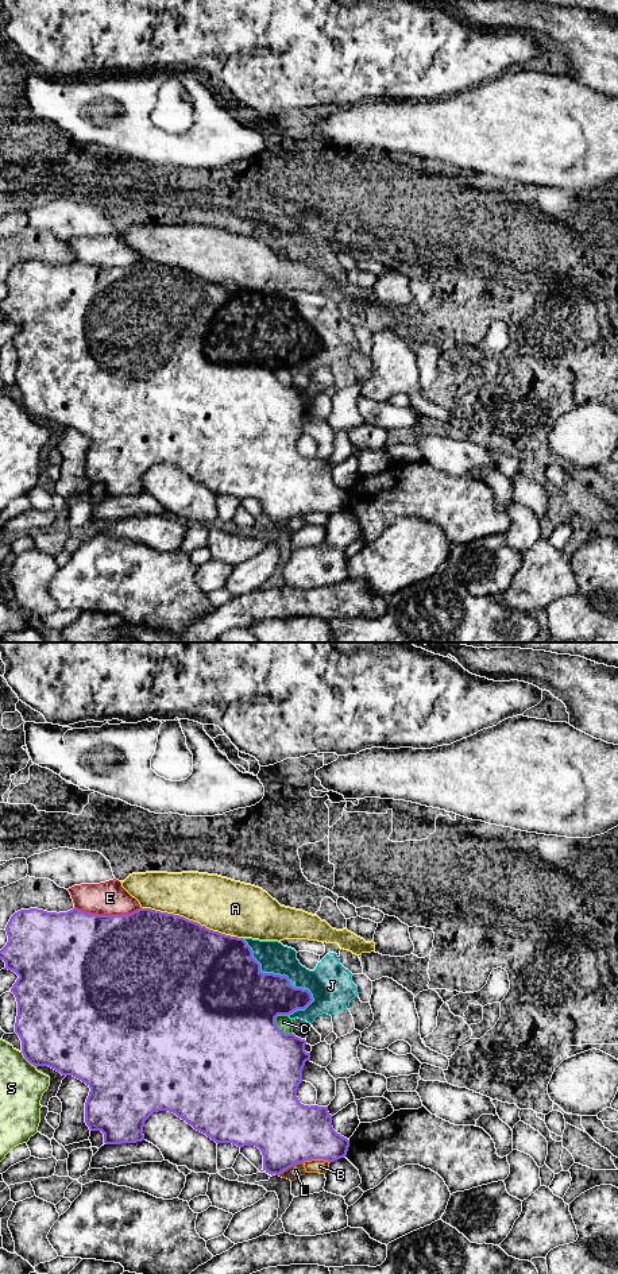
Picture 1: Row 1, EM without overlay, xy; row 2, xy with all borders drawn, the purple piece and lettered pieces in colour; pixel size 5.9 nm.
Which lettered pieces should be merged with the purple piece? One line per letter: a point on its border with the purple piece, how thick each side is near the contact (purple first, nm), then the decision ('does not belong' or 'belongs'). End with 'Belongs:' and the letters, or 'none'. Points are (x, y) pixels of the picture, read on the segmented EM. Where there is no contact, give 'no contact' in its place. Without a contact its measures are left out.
A: meets purple in xy at (192, 921); 500 nm thick on the purple side, 320 nm on the other; does not belong
B: meets purple in xy at (316, 1158); 380 nm thick on the purple side, 80 nm on the other; does not belong
C: meets purple in xy at (277, 1027); 500 nm thick on the purple side, 90 nm on the other; does not belong
E: meets purple in xy at (108, 915); 500 nm thick on the purple side, 200 nm on the other; does not belong
J: meets purple in xy at (273, 973); 440 nm thick on the purple side, 180 nm on the other; does not belong
L: meets purple in xy at (290, 1166); 380 nm thick on the purple side, 80 nm on the other; does not belong
S: meets purple in xy at (27, 1060); 440 nm thick on the purple side, 260 nm on the other; does not belong
Belongs: none

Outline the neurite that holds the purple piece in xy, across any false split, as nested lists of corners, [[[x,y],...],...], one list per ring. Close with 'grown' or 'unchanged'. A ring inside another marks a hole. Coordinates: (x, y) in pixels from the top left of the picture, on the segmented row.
[[[38,908],[15,912],[5,927],[8,942],[0,950],[0,960],[8,970],[19,978],[11,988],[18,1001],[15,1032],[22,1041],[22,1053],[34,1066],[49,1066],[62,1076],[73,1076],[89,1088],[85,1103],[85,1123],[90,1131],[101,1131],[105,1144],[136,1143],[144,1140],[144,1121],[159,1111],[169,1111],[219,1143],[232,1143],[237,1147],[255,1146],[263,1155],[263,1170],[279,1175],[297,1163],[312,1159],[335,1162],[347,1155],[349,1140],[337,1134],[332,1127],[332,1115],[328,1107],[304,1105],[297,1097],[297,1089],[302,1082],[302,1069],[310,1061],[310,1053],[305,1051],[306,1041],[294,1034],[282,1032],[275,1018],[290,1015],[297,1009],[305,1009],[312,1001],[309,989],[296,988],[287,976],[263,973],[260,964],[252,957],[252,950],[243,938],[213,931],[184,916],[139,908],[123,915],[97,915],[73,908],[67,912],[47,912]]] | unchanged

